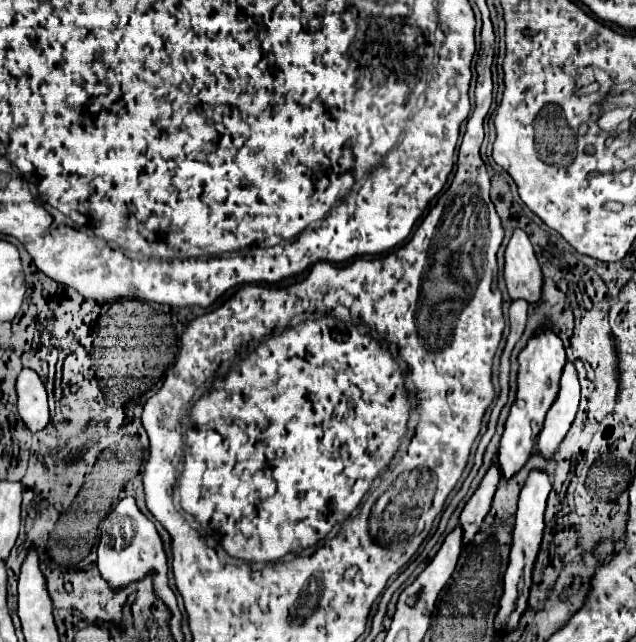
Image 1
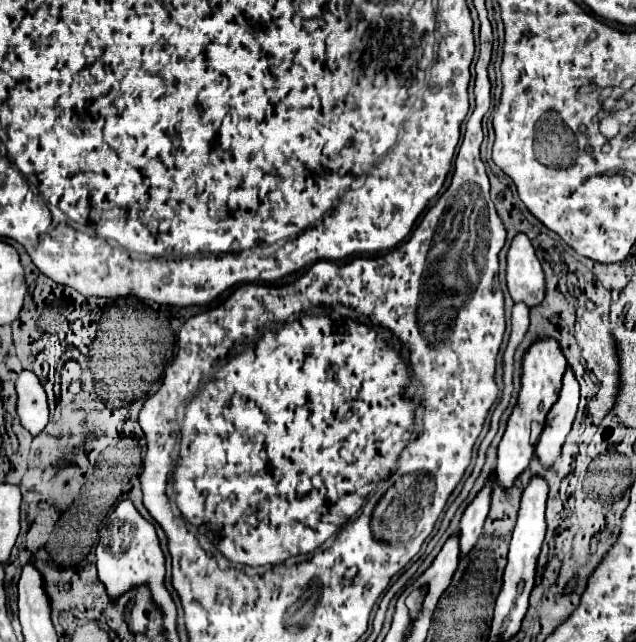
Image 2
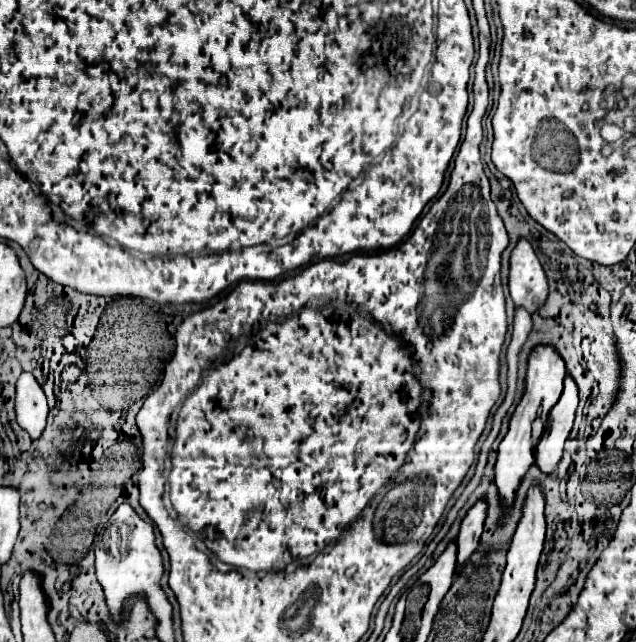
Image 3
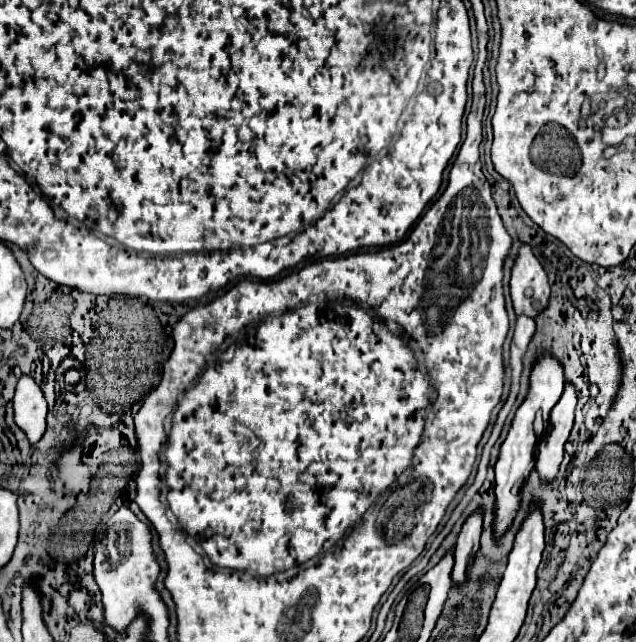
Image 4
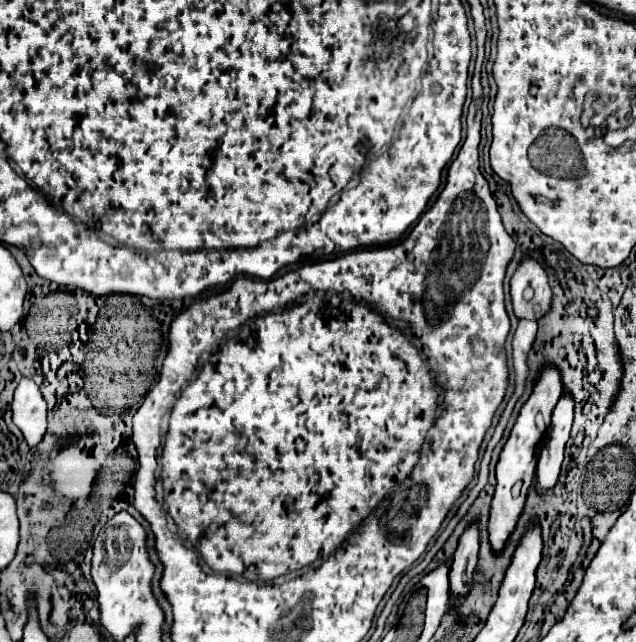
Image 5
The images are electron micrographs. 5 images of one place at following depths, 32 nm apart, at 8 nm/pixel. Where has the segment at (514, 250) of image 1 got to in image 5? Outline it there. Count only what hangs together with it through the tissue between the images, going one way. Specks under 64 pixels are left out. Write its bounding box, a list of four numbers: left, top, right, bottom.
[510,258,552,320]

